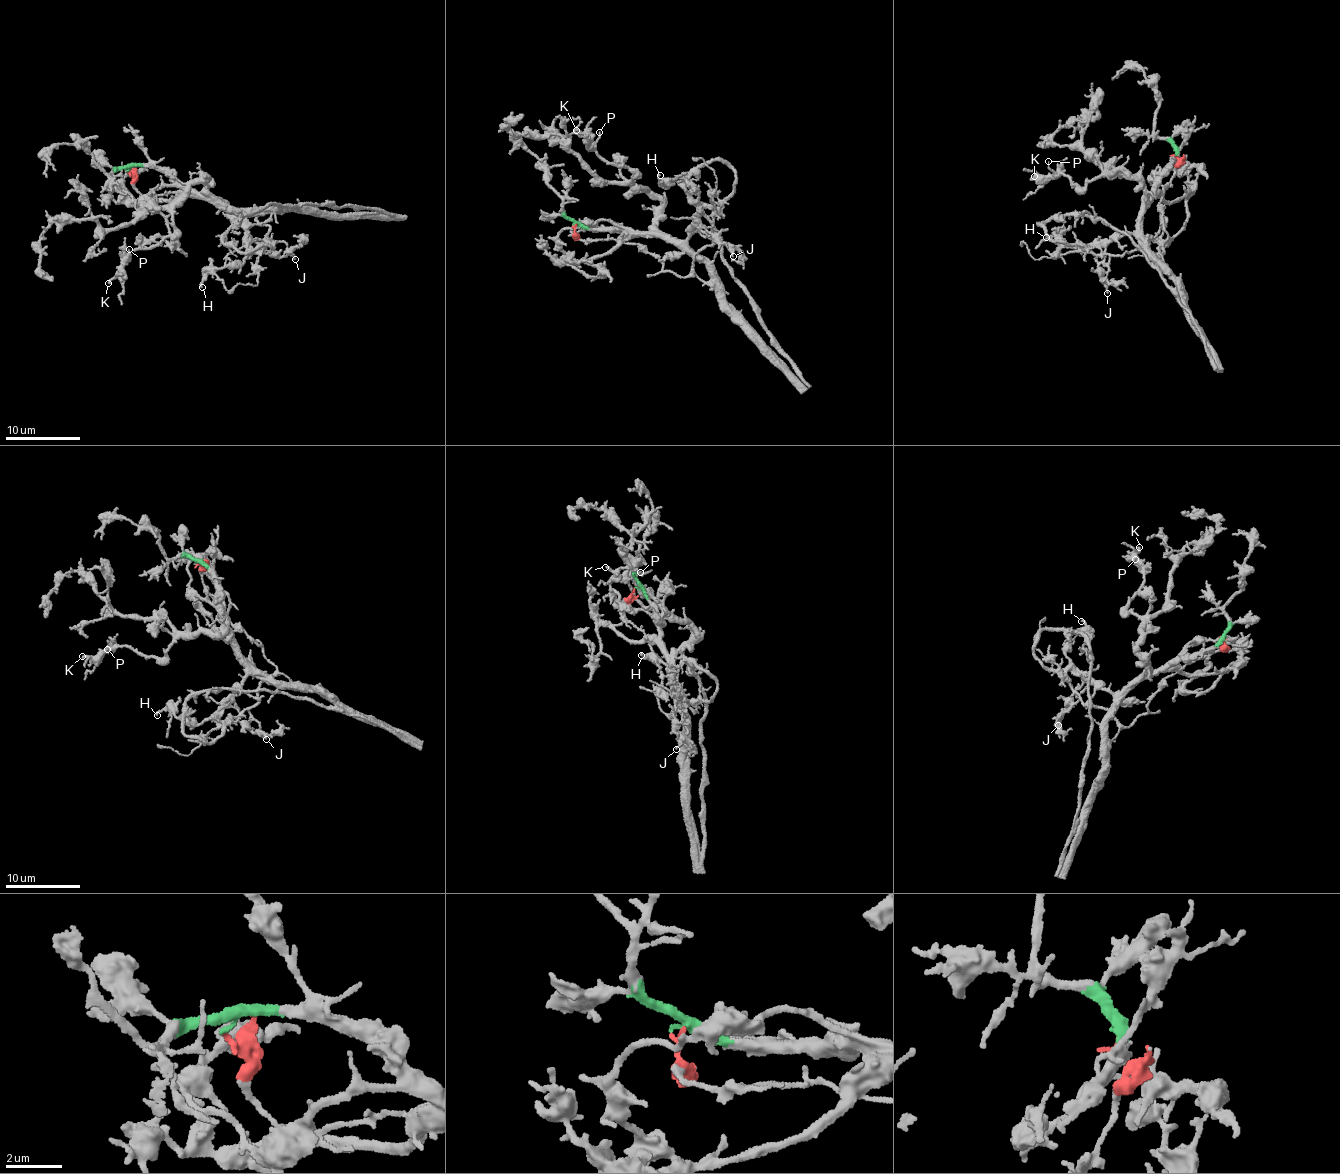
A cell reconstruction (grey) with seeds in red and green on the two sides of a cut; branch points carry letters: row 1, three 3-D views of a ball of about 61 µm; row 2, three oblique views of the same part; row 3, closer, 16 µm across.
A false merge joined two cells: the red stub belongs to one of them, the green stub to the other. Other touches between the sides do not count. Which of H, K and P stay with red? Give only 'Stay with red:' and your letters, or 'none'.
Stay with red: none

